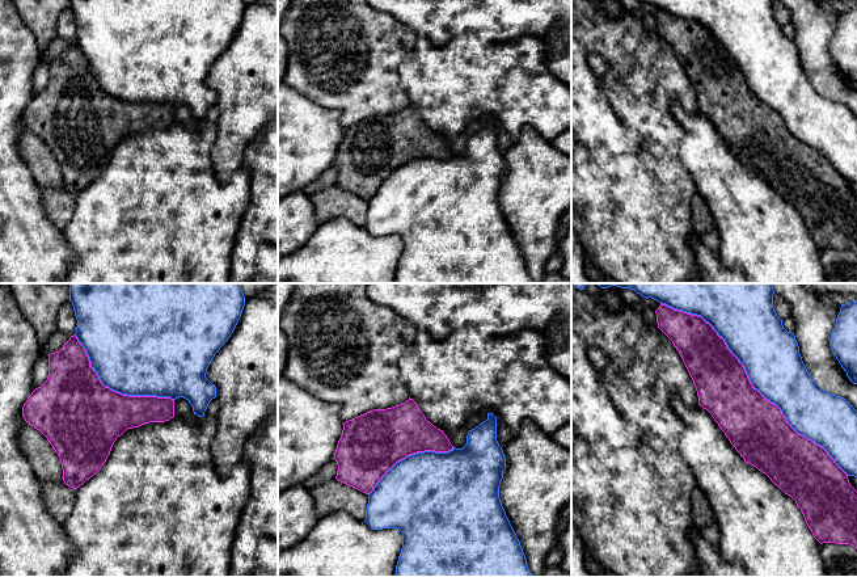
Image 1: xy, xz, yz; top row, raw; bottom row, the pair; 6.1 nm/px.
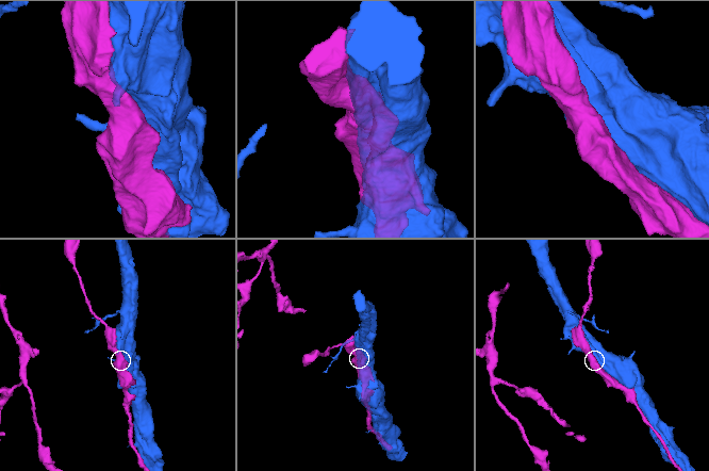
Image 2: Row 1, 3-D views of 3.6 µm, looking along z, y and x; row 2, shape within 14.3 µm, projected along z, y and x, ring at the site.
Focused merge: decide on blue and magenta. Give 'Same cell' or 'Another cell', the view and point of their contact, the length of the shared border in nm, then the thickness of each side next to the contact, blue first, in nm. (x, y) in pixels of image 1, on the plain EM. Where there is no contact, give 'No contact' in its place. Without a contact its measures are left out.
Another cell. Touches blue at yz (750, 87). Shared border 1550 nm. Thickness 360 nm (blue) against 340 nm

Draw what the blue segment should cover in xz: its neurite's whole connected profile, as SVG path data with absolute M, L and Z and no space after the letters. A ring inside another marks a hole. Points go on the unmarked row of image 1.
M487 119L487 126L468 138L467 151L463 155L453 153L448 159L425 157L406 163L397 168L368 201L364 228L372 236L397 235L402 240L402 254L396 271L394 283L535 283L527 271L527 265L520 248L506 222L499 205L499 193L506 176L506 164L497 147L497 123Z

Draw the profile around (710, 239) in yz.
M717 229L706 232L705 235L700 236L700 239L709 249L719 252L719 236Z

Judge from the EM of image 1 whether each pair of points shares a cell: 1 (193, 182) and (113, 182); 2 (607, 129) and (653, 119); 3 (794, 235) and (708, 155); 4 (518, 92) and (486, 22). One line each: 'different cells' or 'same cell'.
1: same cell
2: different cells
3: same cell
4: different cells

